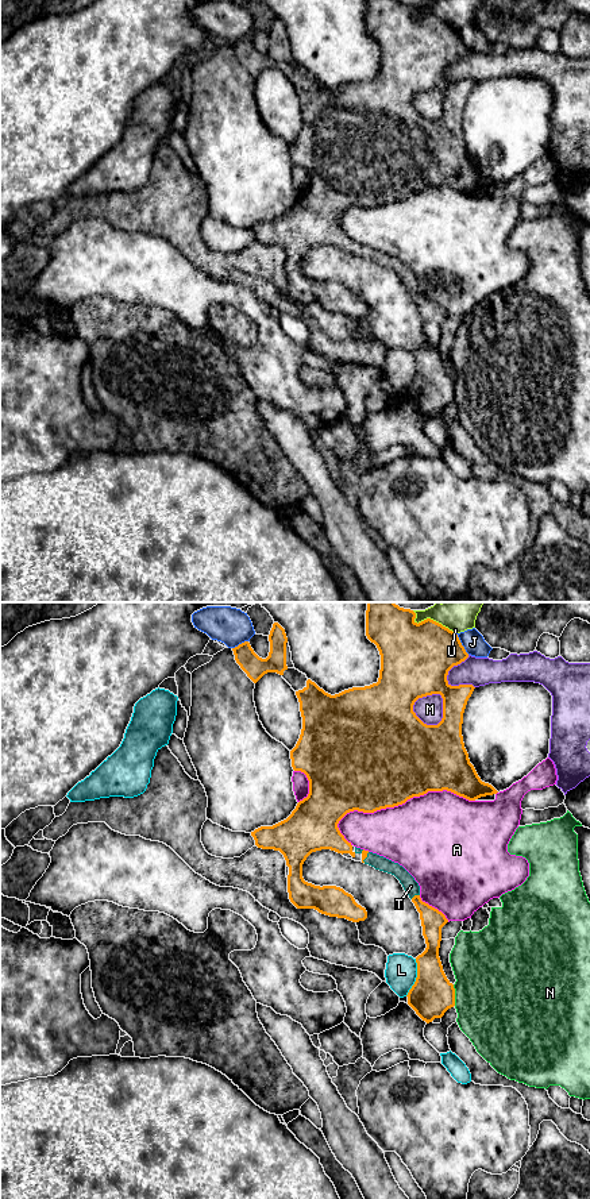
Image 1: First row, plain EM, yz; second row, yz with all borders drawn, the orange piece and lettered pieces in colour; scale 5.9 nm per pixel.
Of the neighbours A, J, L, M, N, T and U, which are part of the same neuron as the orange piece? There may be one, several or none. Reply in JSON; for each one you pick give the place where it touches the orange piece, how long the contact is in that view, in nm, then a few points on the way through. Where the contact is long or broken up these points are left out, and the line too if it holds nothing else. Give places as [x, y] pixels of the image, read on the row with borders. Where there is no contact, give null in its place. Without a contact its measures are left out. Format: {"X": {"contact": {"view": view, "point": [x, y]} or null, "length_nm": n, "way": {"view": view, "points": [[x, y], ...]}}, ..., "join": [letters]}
{"T": {"contact": {"view": "yz", "point": [415, 895]}, "length_nm": 60}, "join": ["T"]}

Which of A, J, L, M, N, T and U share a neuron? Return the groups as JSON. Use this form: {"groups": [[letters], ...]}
{"groups": [["A"], ["J"], ["L"], ["M"], ["N"], ["T"], ["U"]]}

